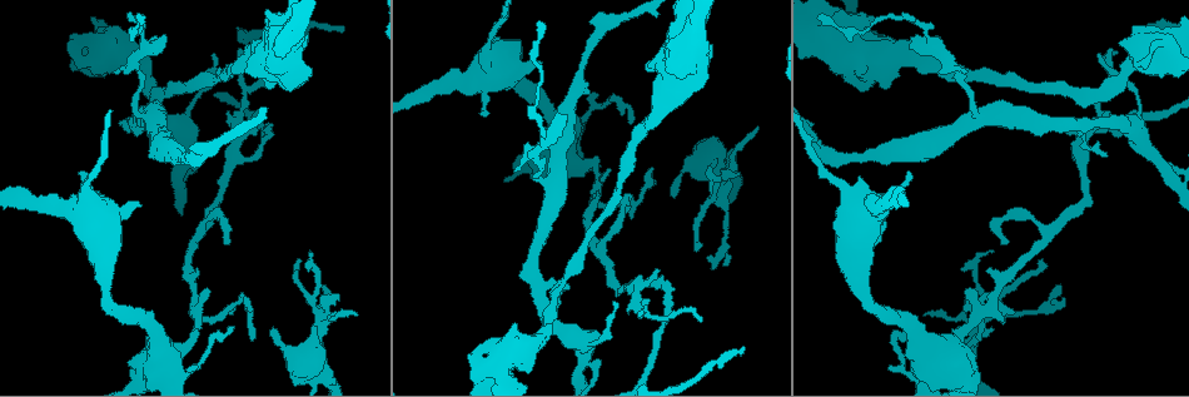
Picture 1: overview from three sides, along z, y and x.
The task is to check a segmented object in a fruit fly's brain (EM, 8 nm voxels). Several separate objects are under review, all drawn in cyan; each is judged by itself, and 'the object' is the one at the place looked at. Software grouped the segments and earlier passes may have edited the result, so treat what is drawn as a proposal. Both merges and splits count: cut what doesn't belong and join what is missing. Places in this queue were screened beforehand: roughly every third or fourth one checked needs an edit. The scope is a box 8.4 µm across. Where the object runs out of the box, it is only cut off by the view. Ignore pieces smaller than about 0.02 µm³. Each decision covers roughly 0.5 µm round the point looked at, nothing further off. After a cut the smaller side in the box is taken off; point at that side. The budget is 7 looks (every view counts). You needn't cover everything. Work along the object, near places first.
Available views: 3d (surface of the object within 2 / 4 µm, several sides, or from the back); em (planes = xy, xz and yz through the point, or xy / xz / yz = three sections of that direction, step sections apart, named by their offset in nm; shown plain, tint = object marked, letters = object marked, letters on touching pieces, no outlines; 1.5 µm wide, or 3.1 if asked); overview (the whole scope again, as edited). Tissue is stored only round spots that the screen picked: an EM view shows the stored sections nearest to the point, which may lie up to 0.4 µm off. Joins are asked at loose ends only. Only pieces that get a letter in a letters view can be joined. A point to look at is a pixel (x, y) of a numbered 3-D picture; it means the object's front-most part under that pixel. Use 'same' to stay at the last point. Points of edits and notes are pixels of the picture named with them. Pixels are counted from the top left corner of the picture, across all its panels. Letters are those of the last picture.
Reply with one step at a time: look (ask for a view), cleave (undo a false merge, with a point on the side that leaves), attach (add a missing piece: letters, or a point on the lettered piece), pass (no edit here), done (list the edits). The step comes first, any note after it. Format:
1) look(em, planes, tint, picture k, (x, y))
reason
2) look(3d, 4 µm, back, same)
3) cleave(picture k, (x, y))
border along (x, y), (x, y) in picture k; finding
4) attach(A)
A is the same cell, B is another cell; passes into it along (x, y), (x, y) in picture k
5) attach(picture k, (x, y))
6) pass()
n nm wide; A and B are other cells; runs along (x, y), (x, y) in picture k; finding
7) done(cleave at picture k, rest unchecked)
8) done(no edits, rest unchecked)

look(em, planes, letters, picture 1, (205, 290))
an open end

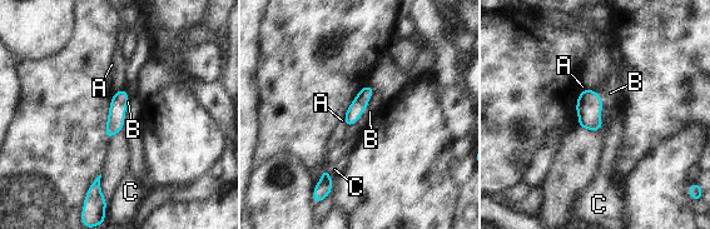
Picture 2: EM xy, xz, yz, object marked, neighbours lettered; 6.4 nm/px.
attach(B)
B is the same cell, A and C are other cells; passes into it along (589, 106), (601, 105), (610, 93) in picture 2; it goes on there

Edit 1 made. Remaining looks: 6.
look(em, planes, letters, picture 1, (1077, 161))
arms part here

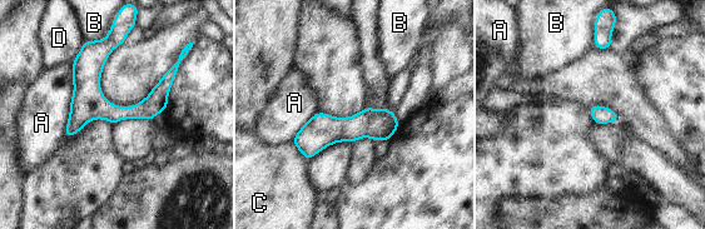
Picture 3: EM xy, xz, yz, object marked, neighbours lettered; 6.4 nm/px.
pass()
A, B, C and D are other cells; border along (74, 61), (73, 96), (64, 137) in picture 3; continuous, no second neuron

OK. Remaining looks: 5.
look(3d, 2 µm, picture 1, (565, 281))
narrows sharply

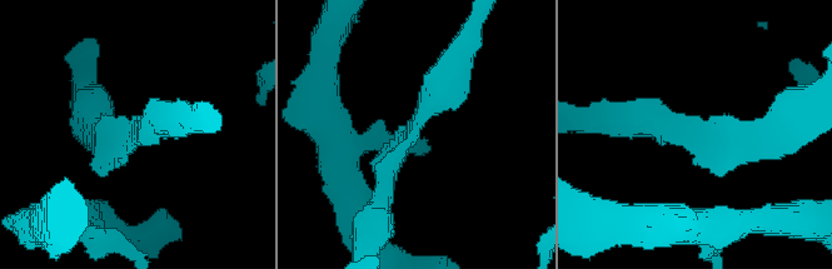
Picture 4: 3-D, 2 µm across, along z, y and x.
look(em, planes, tint, picture 4, (135, 139))
arms of 200, 240 nm

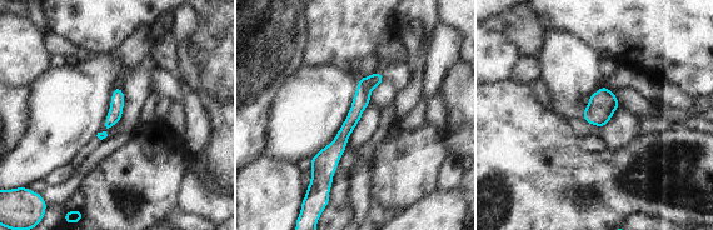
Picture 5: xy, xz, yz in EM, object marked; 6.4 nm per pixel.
look(em, planes, letters, same)

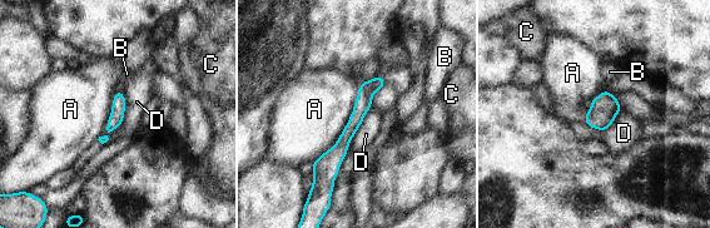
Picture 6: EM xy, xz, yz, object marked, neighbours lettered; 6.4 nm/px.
pass()
90 nm wide; A, B, C and D are other cells; runs along (378, 79), (318, 179) in picture 6; all the same neuron

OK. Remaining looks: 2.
done(attach at picture 2, rest unchecked)

